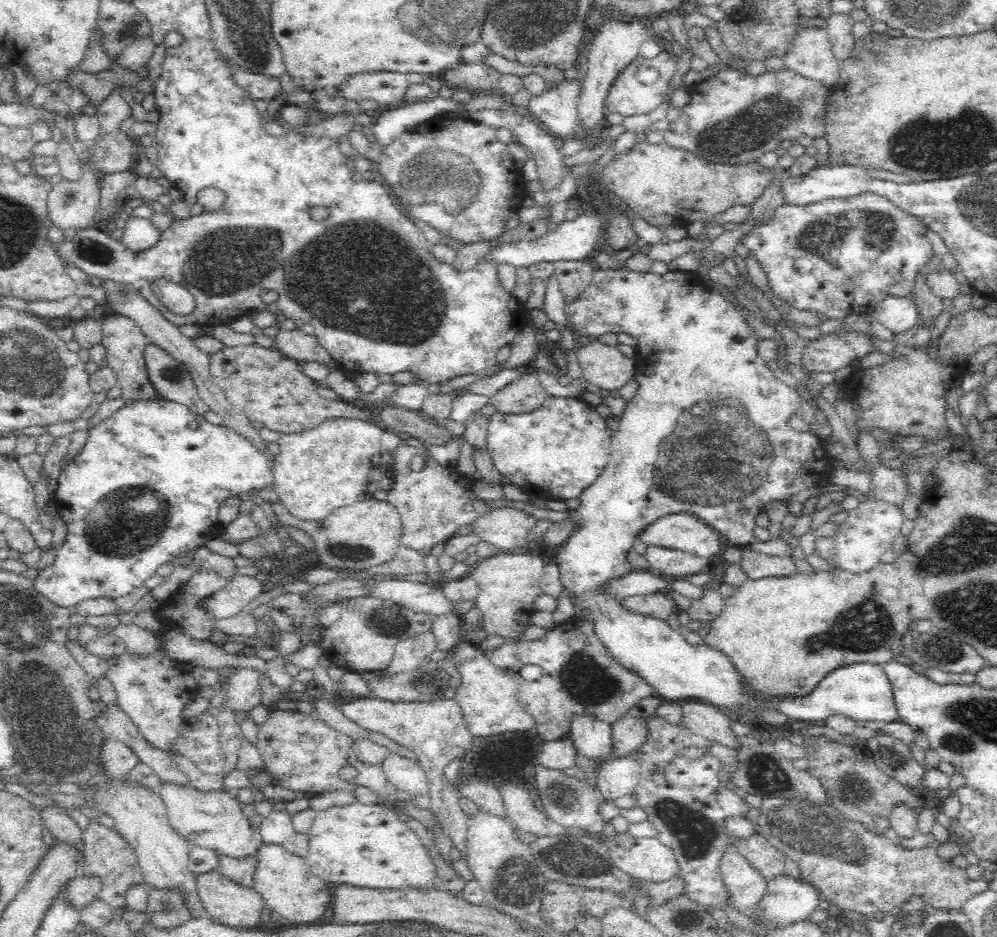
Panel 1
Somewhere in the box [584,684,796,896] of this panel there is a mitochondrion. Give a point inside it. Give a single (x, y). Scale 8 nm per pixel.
(695, 834)

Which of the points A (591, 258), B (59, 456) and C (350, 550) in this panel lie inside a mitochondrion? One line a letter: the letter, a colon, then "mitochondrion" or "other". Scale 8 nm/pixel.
A: other
B: other
C: mitochondrion

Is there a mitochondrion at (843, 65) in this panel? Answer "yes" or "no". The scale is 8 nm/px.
no

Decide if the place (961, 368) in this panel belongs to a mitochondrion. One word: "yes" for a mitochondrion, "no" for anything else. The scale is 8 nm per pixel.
no

